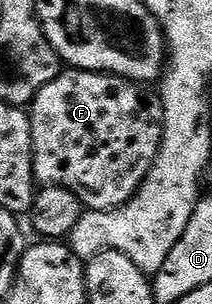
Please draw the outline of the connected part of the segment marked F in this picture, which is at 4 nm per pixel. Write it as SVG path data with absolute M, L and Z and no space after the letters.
M71 67L68 70L68 73L67 70L60 72L53 83L45 83L29 106L35 180L43 183L54 178L51 176L55 173L55 165L59 165L58 184L78 191L88 202L105 203L107 209L119 209L124 201L135 198L135 192L142 187L143 180L155 165L163 142L163 98L147 83L88 69Z

